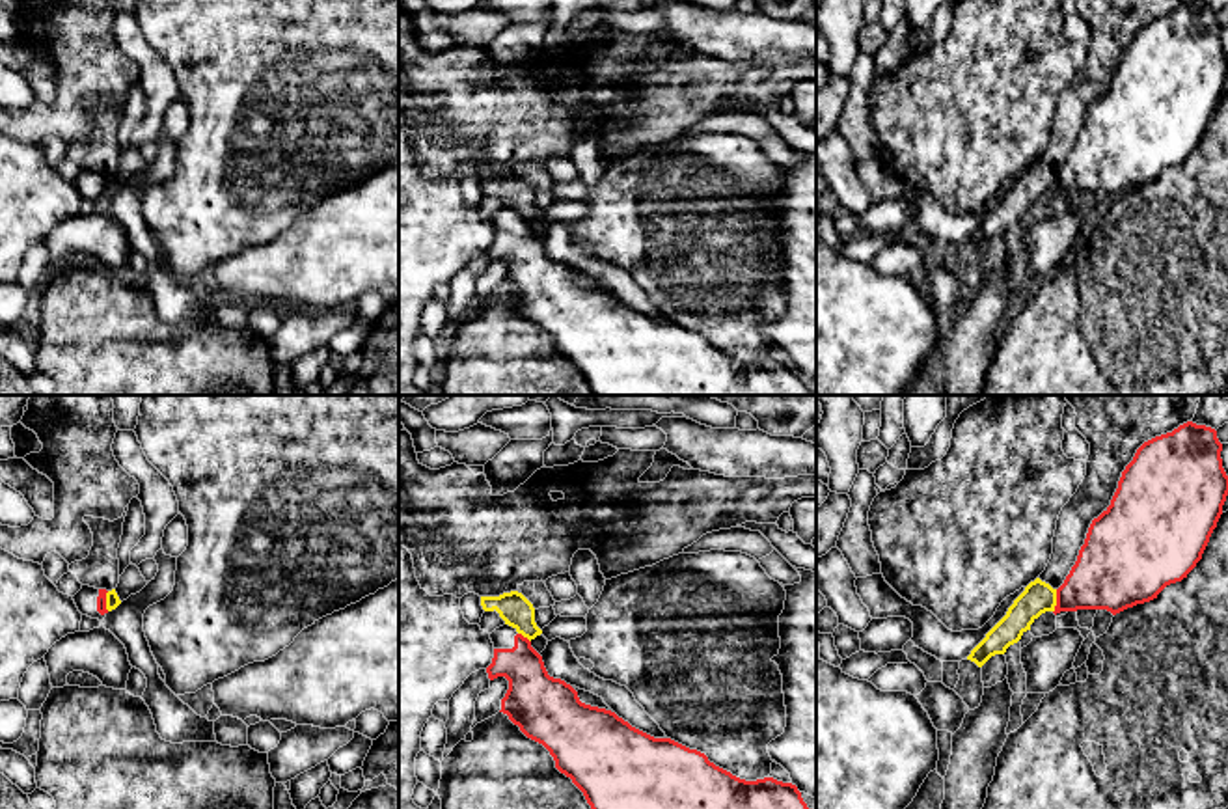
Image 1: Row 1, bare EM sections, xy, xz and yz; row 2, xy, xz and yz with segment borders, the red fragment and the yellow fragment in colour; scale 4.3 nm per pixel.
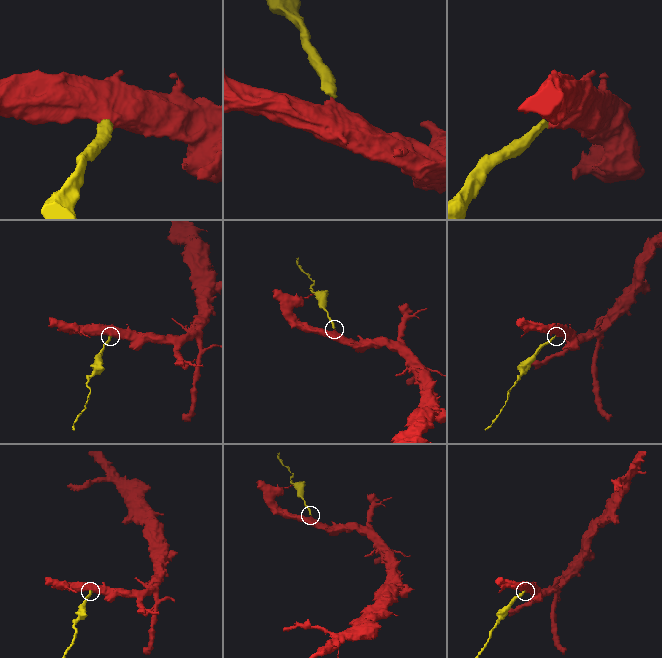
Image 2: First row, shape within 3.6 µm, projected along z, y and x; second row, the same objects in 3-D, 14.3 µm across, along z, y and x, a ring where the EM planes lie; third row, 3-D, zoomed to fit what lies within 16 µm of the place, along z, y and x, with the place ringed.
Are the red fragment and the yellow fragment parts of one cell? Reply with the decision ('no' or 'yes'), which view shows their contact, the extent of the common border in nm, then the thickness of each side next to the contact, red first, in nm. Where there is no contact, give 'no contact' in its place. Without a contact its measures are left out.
yes | yz | 110 nm | 300/140 nm

